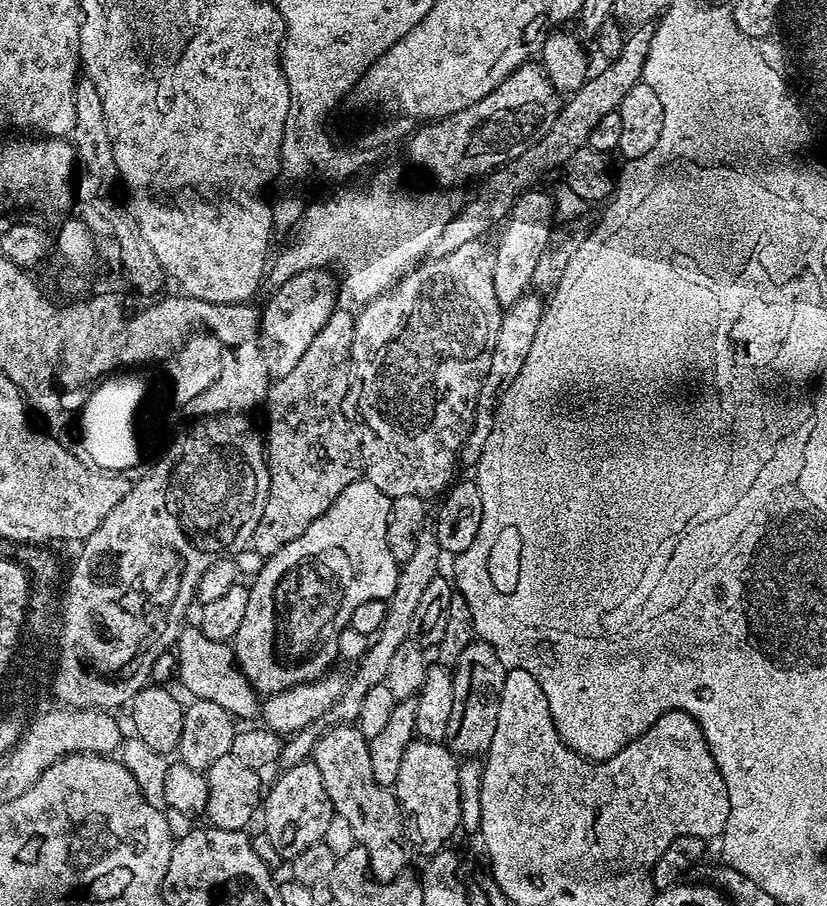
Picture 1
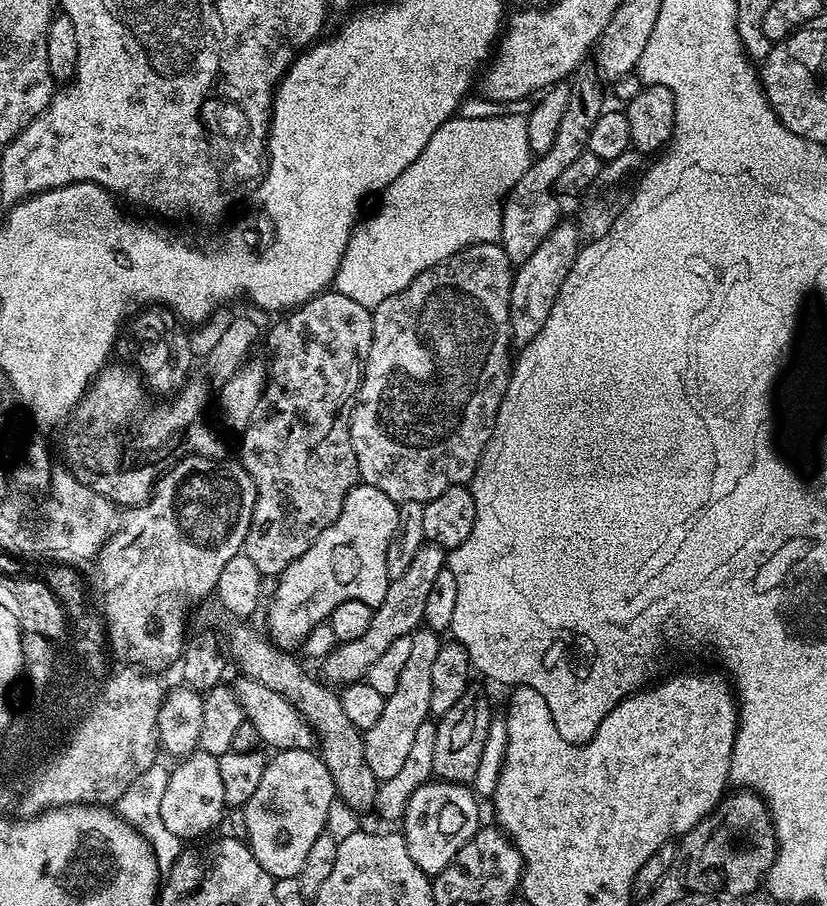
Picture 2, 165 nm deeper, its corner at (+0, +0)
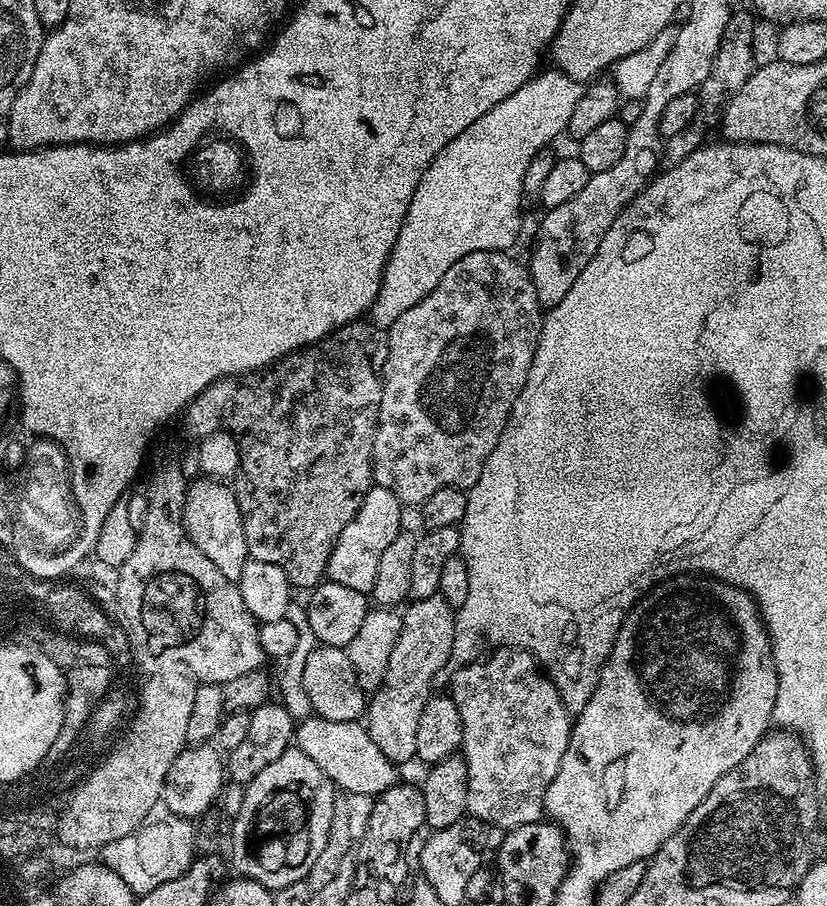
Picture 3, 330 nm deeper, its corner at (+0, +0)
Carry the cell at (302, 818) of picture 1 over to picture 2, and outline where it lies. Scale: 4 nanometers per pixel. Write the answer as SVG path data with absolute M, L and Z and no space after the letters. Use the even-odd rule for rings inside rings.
M282 748L275 753L276 757L268 760L266 770L262 774L262 782L258 782L258 790L247 802L243 810L246 822L250 822L250 835L246 837L248 849L258 858L258 866L266 870L273 880L297 878L302 866L306 866L306 854L310 854L310 845L324 831L326 814L330 810L330 802L337 799L334 778L330 778L330 770L326 770L324 759L315 751L306 748Z

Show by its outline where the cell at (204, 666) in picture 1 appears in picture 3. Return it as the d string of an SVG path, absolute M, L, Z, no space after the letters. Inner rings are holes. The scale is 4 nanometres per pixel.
M308 714L304 721L297 723L294 728L295 747L301 748L306 758L311 758L336 785L341 793L353 796L379 796L393 784L397 783L397 765L374 746L367 727L363 723L347 720L334 722L315 714Z

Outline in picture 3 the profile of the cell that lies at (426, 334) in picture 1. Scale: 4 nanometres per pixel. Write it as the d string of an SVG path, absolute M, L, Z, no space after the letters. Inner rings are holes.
M497 250L494 252L475 252L474 254L466 254L466 258L462 258L458 262L454 262L454 266L450 266L450 270L446 270L446 274L442 274L442 282L438 282L438 286L434 286L434 290L430 294L426 294L426 298L422 298L422 302L418 302L418 306L410 306L410 310L406 310L406 314L402 314L398 319L386 329L386 339L388 342L388 353L384 359L382 369L382 383L380 385L380 413L376 419L376 433L372 435L372 479L379 487L390 490L390 494L394 494L400 499L401 505L416 504L422 506L426 502L426 498L430 498L430 494L435 494L443 488L458 488L467 490L478 482L480 477L480 467L486 462L486 458L494 450L494 446L498 442L498 438L502 434L502 430L508 421L508 411L512 409L512 403L516 400L516 395L522 390L522 386L526 382L526 378L532 370L532 359L540 346L540 331L546 327L546 316L542 311L540 299L536 296L536 287L532 281L532 275L528 273L527 267L523 263L519 264L514 257L508 256L507 251Z

